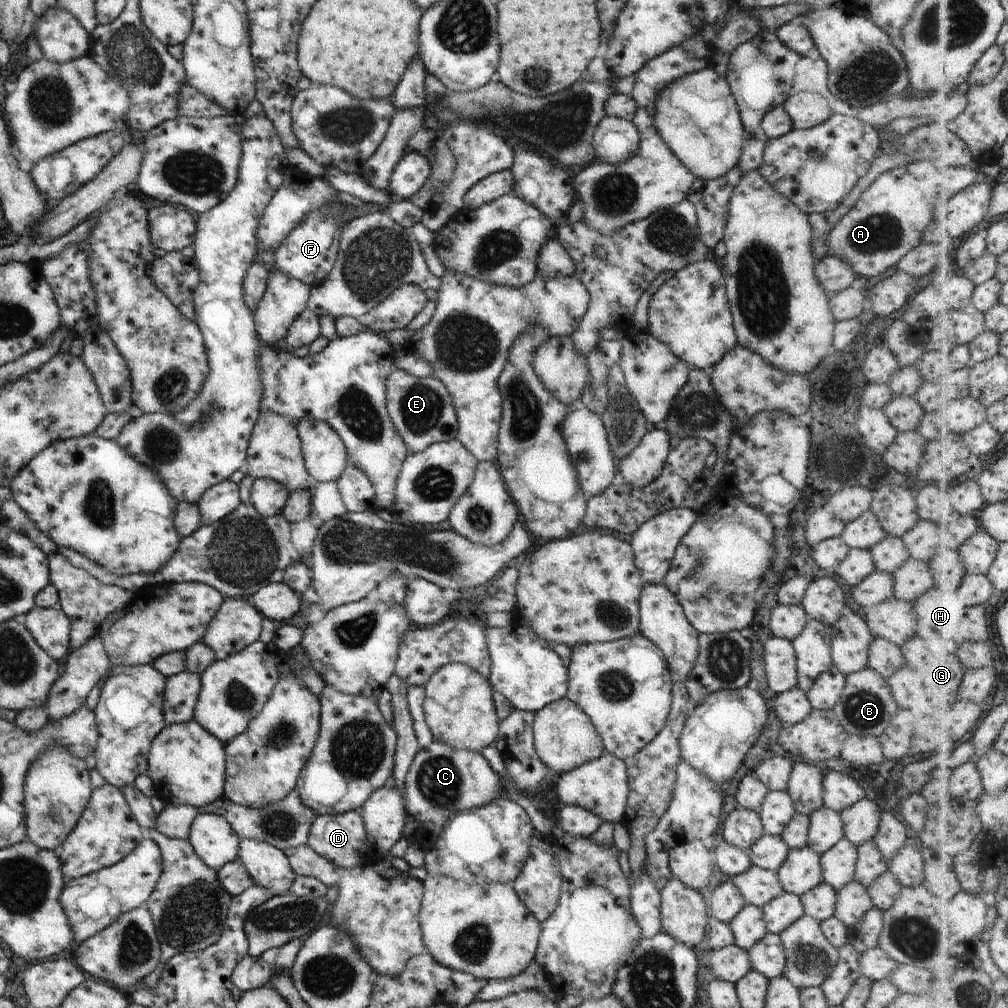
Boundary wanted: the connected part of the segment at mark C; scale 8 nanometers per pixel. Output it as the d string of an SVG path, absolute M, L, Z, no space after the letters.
M433 740L428 748L416 753L405 776L403 803L407 816L403 836L410 845L421 844L426 848L429 842L438 840L448 820L457 812L471 811L506 796L504 787L504 781L481 752L456 750Z

